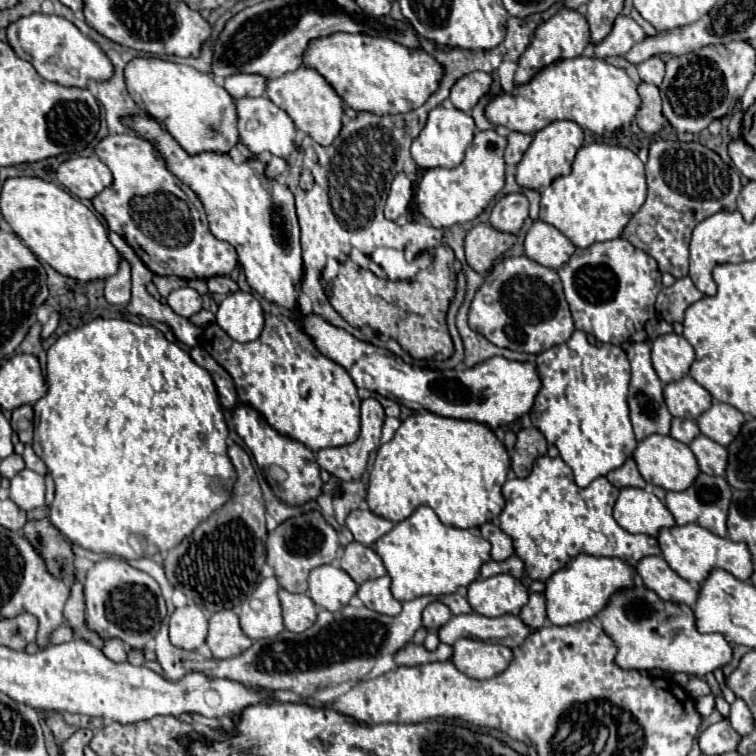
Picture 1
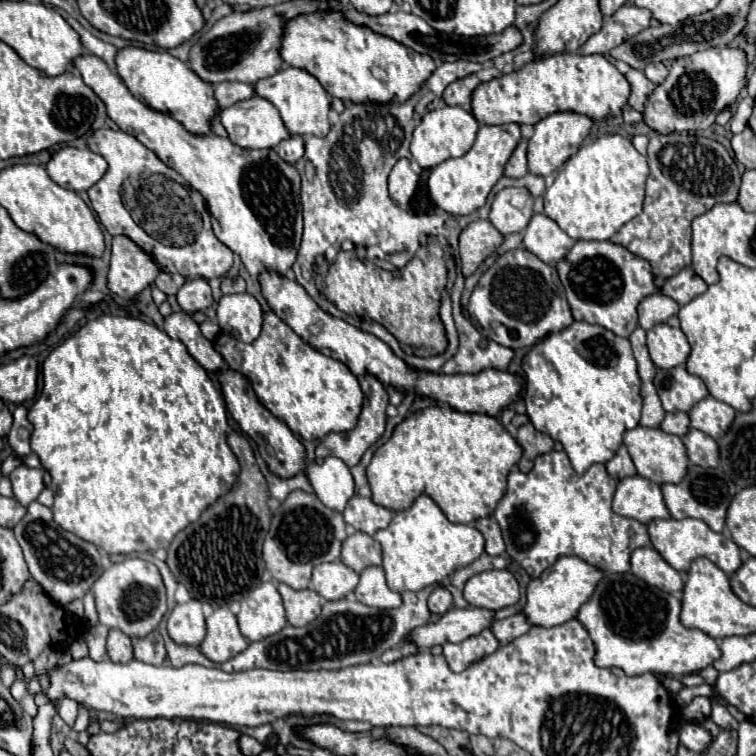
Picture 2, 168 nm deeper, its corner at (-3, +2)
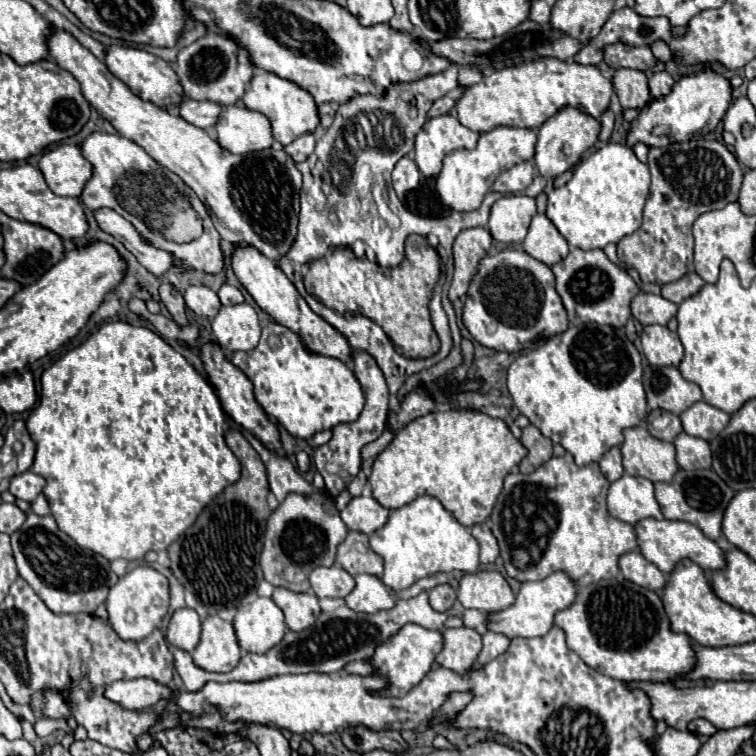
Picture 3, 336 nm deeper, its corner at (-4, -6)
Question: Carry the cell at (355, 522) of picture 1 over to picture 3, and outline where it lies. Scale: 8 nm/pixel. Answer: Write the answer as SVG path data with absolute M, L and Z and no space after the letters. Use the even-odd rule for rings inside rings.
M356 496L350 500L350 504L340 512L344 524L348 530L372 534L376 528L382 528L388 522L388 510L380 506L374 498Z

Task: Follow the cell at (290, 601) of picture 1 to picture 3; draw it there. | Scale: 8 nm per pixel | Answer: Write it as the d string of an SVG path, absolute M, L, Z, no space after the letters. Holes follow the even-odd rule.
M276 588L272 600L280 606L286 616L286 626L294 632L302 632L304 628L312 626L320 616L318 598L310 592L296 594L286 588Z

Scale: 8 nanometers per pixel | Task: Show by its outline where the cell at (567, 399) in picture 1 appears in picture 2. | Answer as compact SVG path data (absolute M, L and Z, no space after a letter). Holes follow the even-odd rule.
M573 322L561 332L545 336L523 356L525 372L525 408L533 426L539 432L549 434L553 440L559 440L575 468L577 474L583 474L591 464L605 464L615 456L617 448L623 442L623 432L639 424L641 418L641 378L637 374L637 362L627 338L615 336L611 330L605 330L599 324Z

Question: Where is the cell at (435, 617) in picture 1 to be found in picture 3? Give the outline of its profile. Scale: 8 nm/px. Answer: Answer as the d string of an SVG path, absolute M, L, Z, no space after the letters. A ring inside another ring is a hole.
M442 584L442 586L436 586L430 590L430 604L436 612L450 610L454 600L456 600L456 592L448 584Z

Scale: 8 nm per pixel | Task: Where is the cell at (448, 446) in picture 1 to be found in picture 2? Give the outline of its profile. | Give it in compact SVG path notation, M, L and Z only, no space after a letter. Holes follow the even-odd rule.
M429 406L395 426L393 436L375 450L367 466L367 480L373 502L393 512L409 508L417 496L429 494L451 522L471 524L493 514L507 490L507 474L519 458L521 446L497 418Z

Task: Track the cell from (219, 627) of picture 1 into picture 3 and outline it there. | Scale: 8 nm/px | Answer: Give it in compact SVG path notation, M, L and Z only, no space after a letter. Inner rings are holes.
M210 616L202 622L202 638L192 652L194 664L208 672L230 672L240 660L240 646L232 622Z

